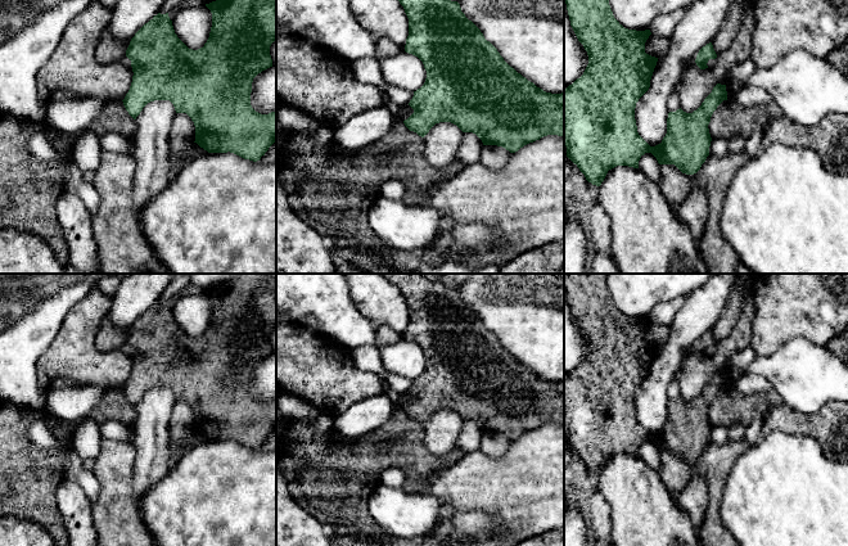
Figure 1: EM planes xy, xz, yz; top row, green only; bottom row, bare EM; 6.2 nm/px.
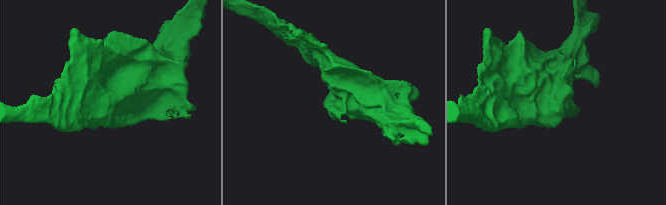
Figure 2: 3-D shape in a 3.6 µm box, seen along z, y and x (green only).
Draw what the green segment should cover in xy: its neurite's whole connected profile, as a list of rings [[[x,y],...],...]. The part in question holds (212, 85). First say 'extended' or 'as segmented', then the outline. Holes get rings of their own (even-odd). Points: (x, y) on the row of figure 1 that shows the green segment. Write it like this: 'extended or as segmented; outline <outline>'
as segmented; outline [[[216,0],[206,6],[212,13],[212,27],[209,37],[203,48],[198,50],[189,49],[175,33],[172,21],[168,17],[168,13],[154,15],[148,23],[145,23],[131,39],[130,45],[126,50],[126,57],[131,60],[132,67],[132,82],[128,92],[126,94],[123,105],[128,114],[136,119],[143,108],[154,100],[170,100],[176,113],[186,113],[195,126],[195,141],[200,148],[208,153],[234,153],[244,159],[257,162],[262,155],[269,150],[269,148],[276,141],[276,110],[269,114],[261,114],[256,112],[251,105],[251,92],[253,78],[262,71],[272,67],[272,59],[270,55],[270,46],[276,40],[276,0]]]

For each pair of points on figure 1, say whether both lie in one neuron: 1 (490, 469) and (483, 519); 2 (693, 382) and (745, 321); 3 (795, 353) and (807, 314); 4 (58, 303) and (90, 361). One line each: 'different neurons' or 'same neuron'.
1: different neurons
2: same neuron
3: different neurons
4: different neurons

